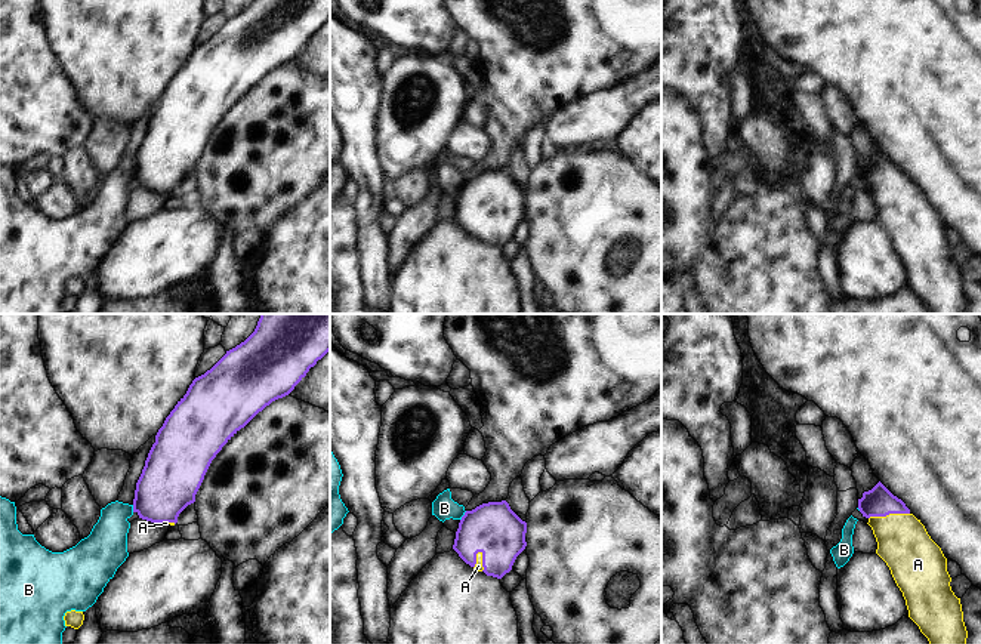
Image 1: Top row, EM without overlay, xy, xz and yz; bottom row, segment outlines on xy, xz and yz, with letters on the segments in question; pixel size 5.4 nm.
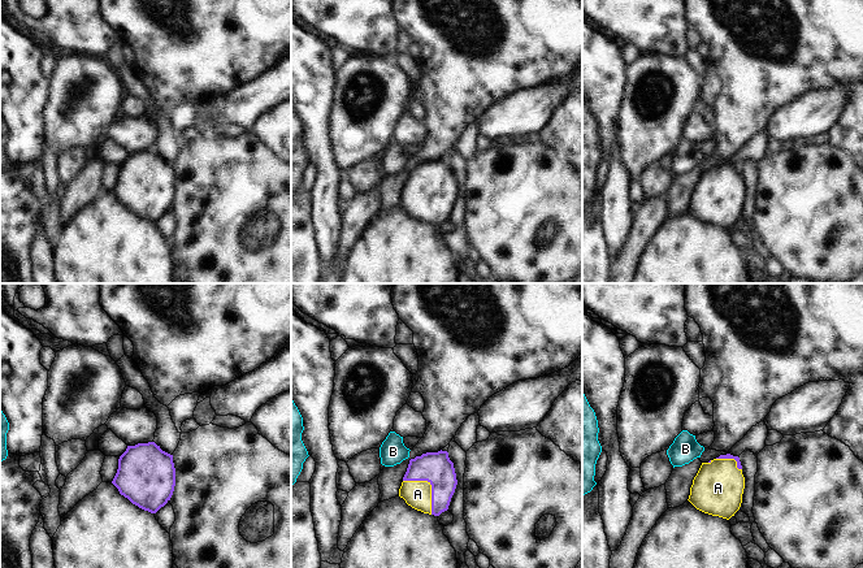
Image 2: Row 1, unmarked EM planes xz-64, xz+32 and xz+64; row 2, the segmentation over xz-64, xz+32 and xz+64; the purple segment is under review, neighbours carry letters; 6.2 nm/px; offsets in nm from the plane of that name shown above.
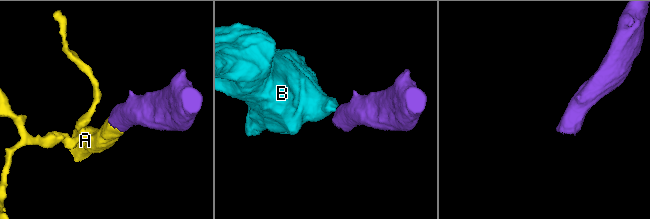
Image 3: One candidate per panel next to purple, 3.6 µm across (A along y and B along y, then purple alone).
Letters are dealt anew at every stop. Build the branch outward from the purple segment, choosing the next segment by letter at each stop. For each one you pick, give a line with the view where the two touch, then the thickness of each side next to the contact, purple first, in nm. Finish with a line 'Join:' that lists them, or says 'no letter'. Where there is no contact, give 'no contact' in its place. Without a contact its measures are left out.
A: meets purple in yz; 160 nm thick on the purple side, 280 nm on the other
Join: A

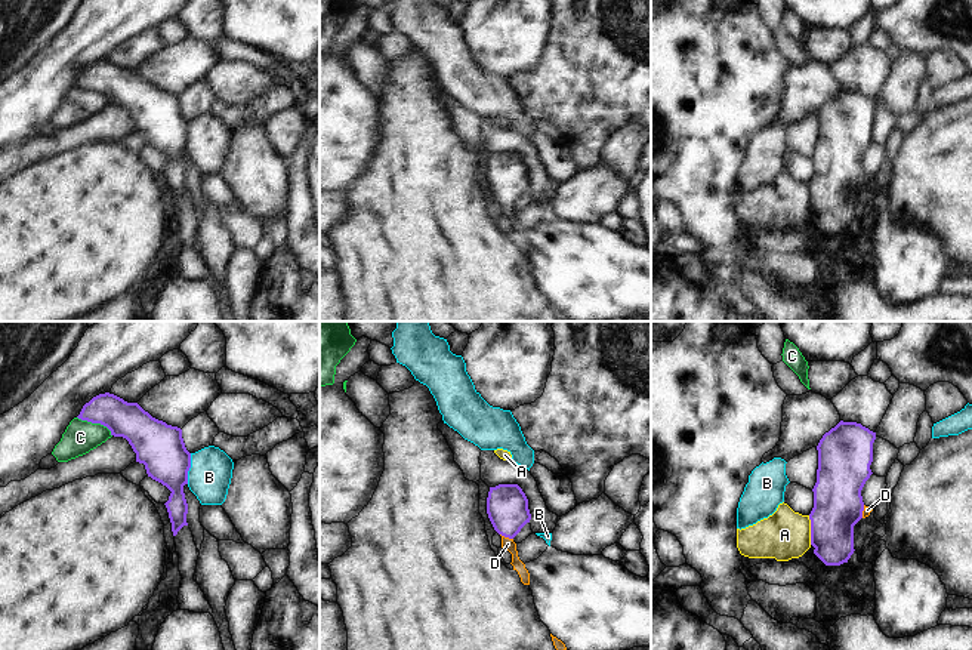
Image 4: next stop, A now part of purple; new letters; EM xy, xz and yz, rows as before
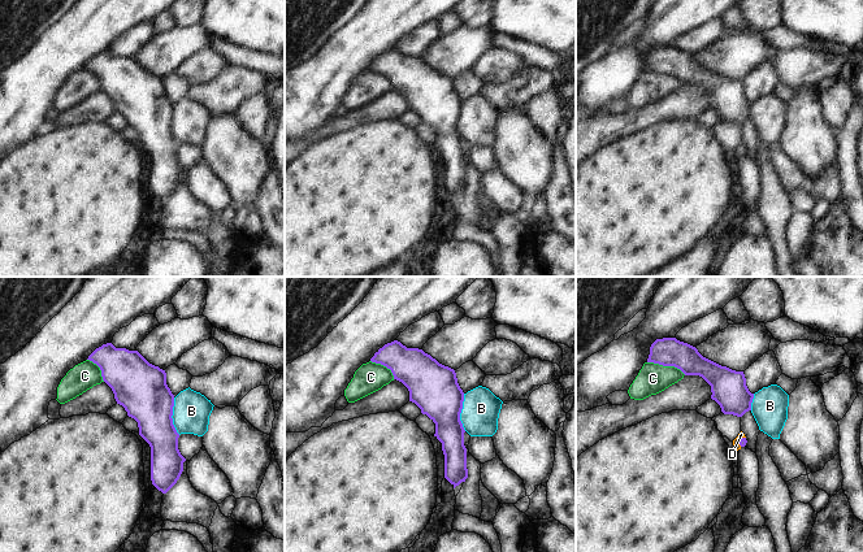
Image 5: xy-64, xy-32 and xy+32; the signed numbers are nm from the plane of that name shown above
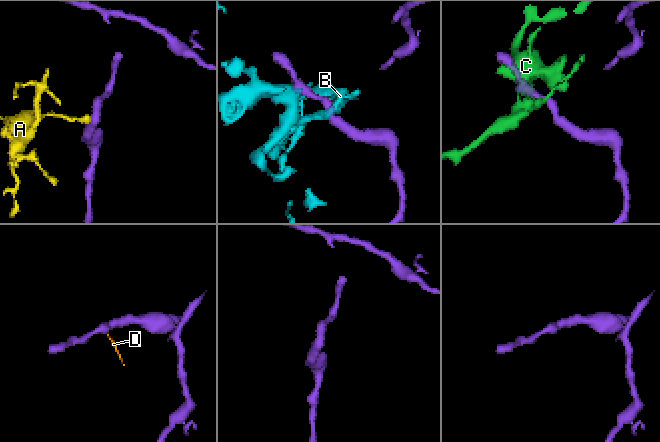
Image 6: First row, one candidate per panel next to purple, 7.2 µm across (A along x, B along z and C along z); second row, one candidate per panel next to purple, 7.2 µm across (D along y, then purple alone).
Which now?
D: meets purple in xz; 220 nm thick on the purple side, 70 nm on the other
Join: D

